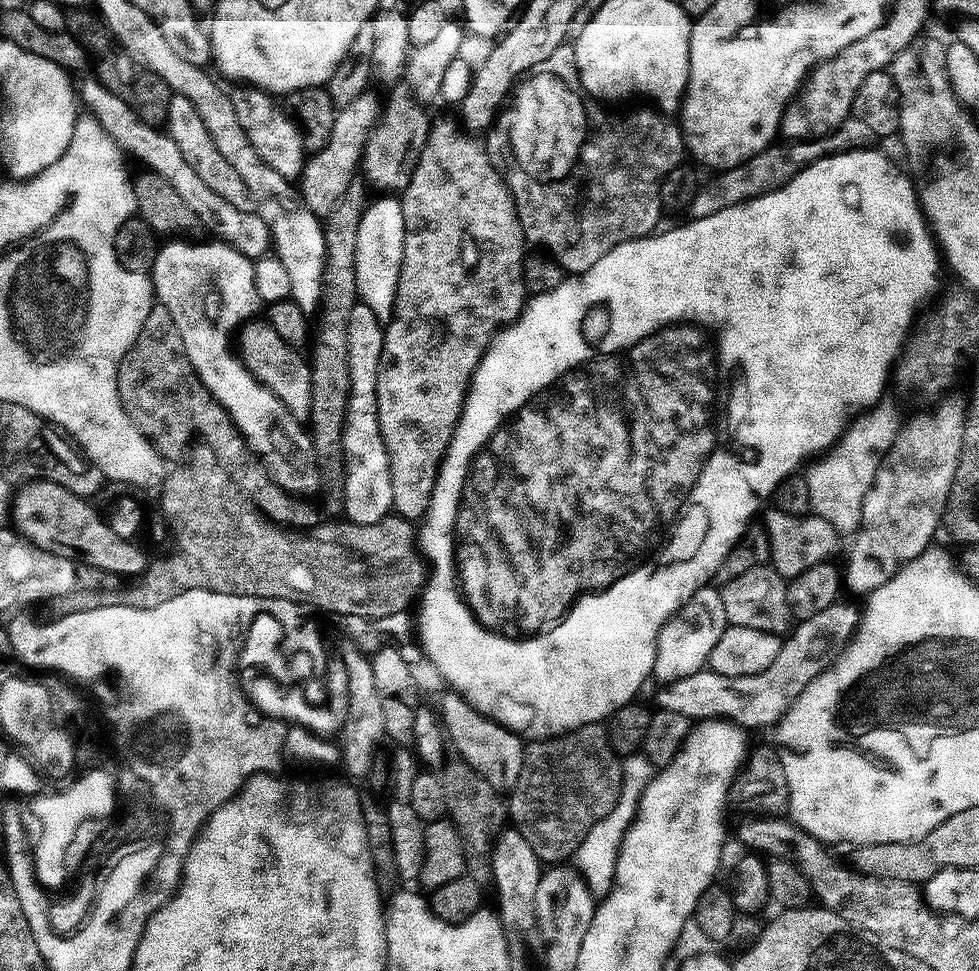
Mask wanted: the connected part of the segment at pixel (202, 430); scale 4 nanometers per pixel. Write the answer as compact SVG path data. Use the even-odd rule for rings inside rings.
M154 306L146 314L138 338L118 366L116 385L126 414L161 456L171 458L184 452L195 432L203 443L232 456L232 444L236 444L232 429L236 425L228 428L231 417L198 378L178 334L178 326L174 326L174 318L164 308Z

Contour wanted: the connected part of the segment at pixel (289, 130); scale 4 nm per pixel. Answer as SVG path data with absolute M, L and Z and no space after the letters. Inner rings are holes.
M236 86L230 95L234 104L234 111L238 114L238 121L249 139L249 149L261 165L270 166L291 182L299 181L306 163L306 149L304 137L300 135L300 128L295 120L279 103L276 104L271 95L259 86Z

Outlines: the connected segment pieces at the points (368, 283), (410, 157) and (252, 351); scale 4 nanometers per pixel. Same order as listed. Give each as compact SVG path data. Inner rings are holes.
M388 194L385 200L369 203L358 226L358 250L354 250L354 274L359 303L374 310L374 318L387 322L392 318L398 278L404 253L404 215L400 200Z
M396 86L383 101L380 119L372 127L364 147L362 176L369 185L384 190L403 190L410 182L420 160L422 150L428 141L430 119L420 102L408 91L407 87ZM424 111L424 112L423 112ZM372 183L372 184L371 184ZM396 188L396 189L392 189Z
M252 318L239 329L240 348L238 355L240 361L248 367L248 373L256 377L259 384L264 385L280 399L290 410L295 420L307 421L310 414L310 368L307 359L299 356L297 349L288 344L271 328L264 318Z

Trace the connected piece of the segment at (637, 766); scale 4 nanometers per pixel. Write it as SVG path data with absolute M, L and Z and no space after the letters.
M632 753L621 759L621 790L613 810L587 832L576 852L577 865L588 883L593 895L603 898L612 888L613 874L617 864L617 852L621 846L625 830L629 827L636 813L641 794L654 775L654 765L644 757L643 753Z

